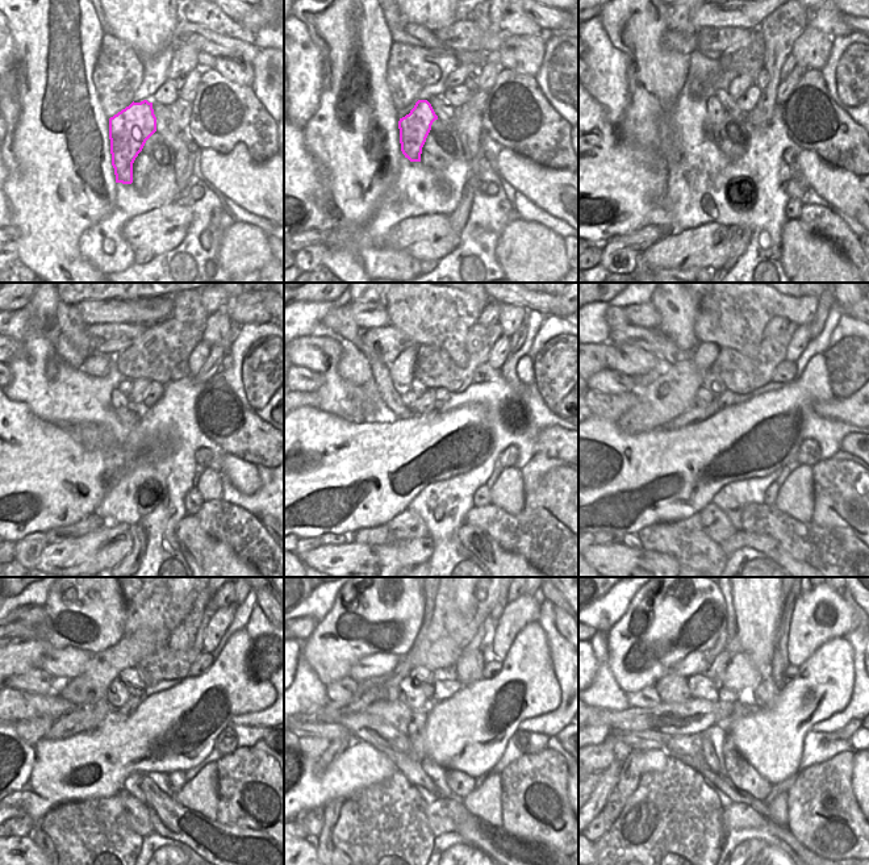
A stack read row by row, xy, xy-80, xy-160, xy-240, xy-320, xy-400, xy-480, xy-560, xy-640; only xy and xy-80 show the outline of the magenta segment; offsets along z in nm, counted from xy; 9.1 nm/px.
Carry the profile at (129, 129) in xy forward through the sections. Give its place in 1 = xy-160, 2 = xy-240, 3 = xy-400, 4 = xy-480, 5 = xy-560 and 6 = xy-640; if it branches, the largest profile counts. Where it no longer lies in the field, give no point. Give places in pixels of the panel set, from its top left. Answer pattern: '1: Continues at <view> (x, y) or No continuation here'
1: Continues at xy-160 (714, 111)
2: Continues at xy-240 (118, 401)
3: Continues at xy-400 (704, 397)
4: Continues at xy-480 (117, 694)
5: Continues at xy-560 (413, 696)
6: Continues at xy-640 (700, 686)

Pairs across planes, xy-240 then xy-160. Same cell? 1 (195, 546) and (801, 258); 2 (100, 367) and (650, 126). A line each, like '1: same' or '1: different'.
1: same
2: same

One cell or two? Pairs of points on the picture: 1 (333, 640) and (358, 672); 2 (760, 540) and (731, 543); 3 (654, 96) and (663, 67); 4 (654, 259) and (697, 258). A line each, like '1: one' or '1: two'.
1: two
2: one
3: one
4: one

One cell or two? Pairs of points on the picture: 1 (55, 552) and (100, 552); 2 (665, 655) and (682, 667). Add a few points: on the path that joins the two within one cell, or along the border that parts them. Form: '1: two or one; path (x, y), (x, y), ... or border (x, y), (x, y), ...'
1: one; path (66, 554), (90, 554)
2: two; border (704, 651), (689, 652), (671, 672)

